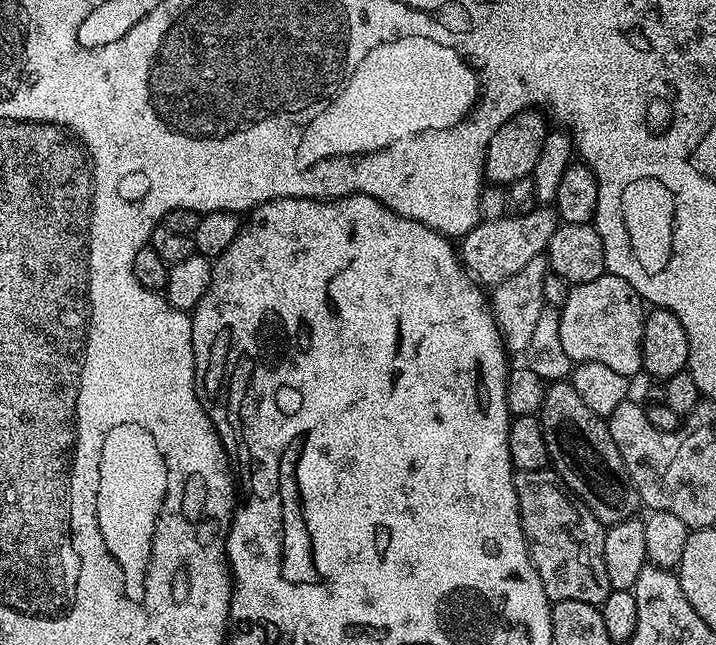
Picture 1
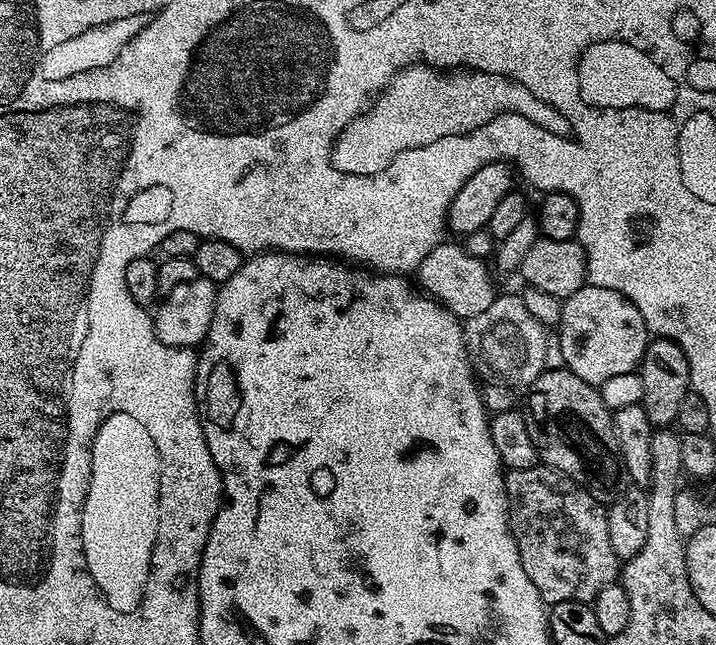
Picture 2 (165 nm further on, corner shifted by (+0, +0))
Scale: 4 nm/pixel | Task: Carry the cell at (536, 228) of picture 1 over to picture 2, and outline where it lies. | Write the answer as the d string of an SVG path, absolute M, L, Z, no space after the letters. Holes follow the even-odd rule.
M442 242L422 258L418 269L420 276L419 287L433 300L444 305L453 316L467 322L474 318L474 314L482 314L490 302L494 302L498 295L498 289L492 285L488 277L489 265L478 258L470 258L466 250L459 243L448 244Z

